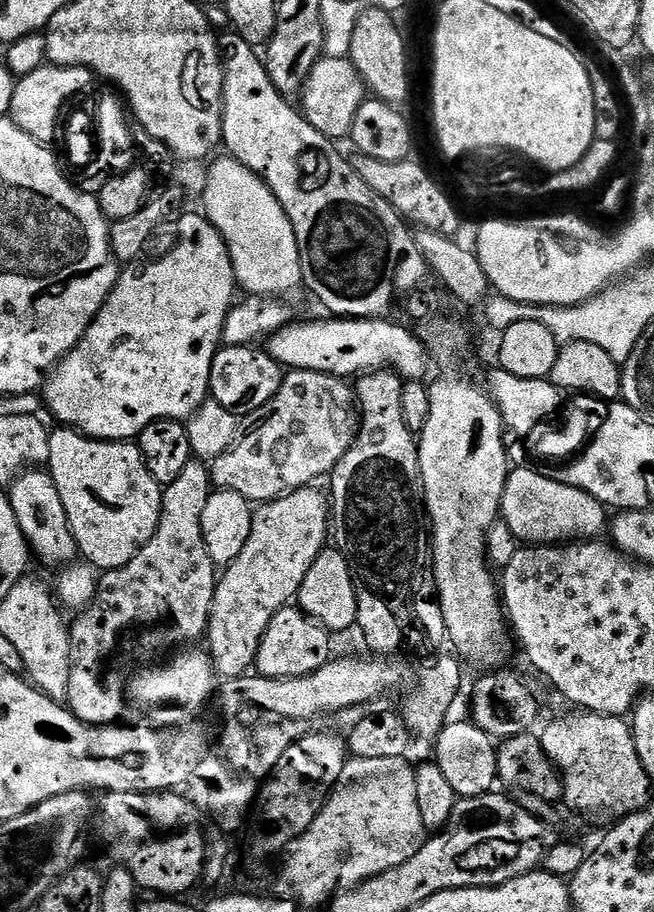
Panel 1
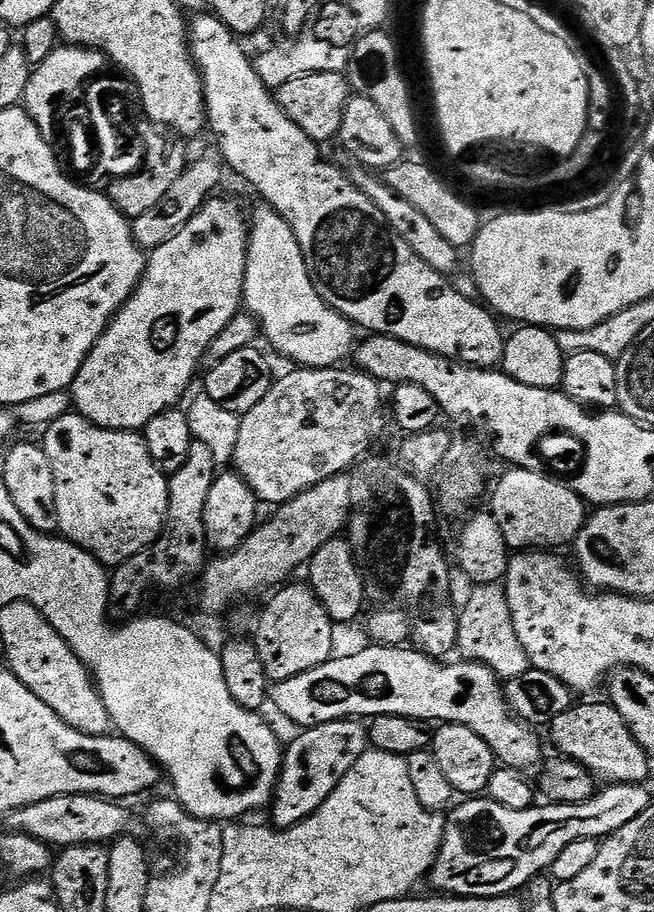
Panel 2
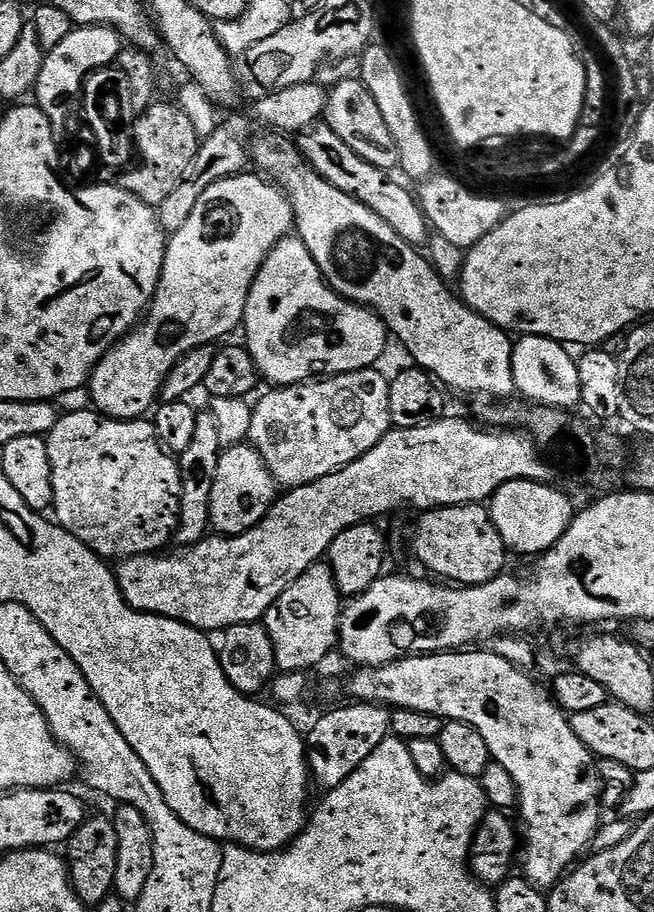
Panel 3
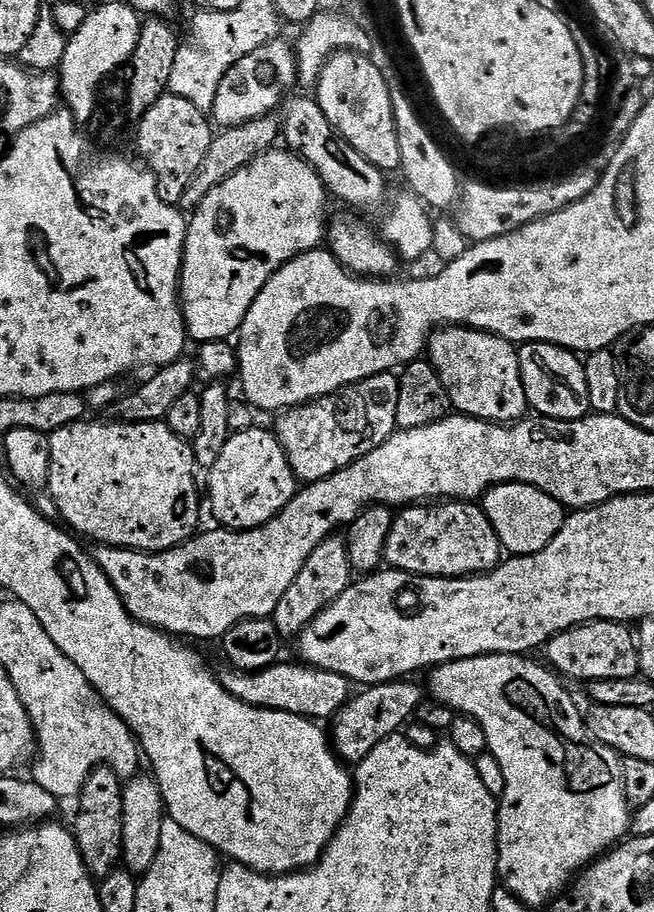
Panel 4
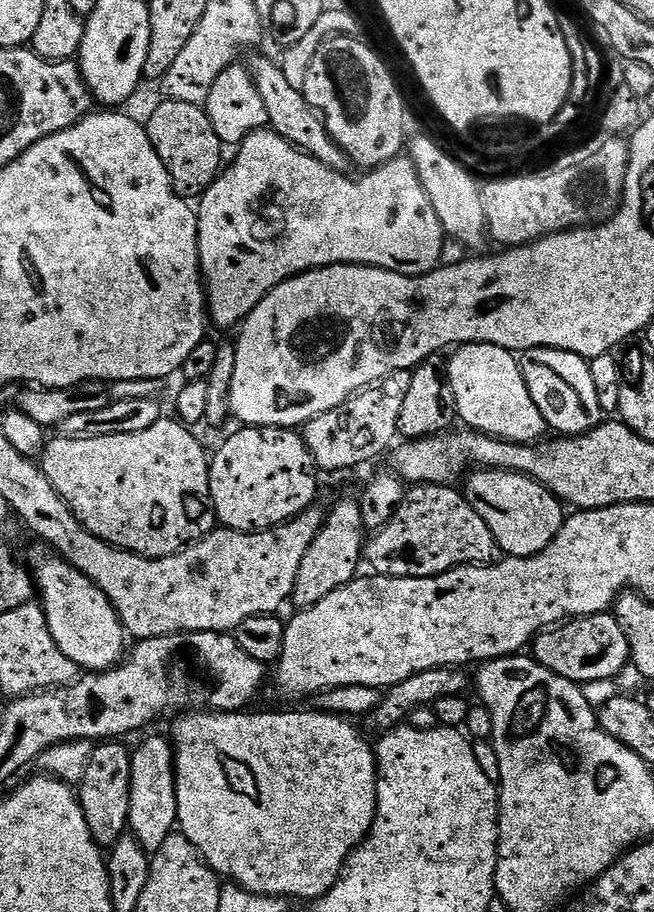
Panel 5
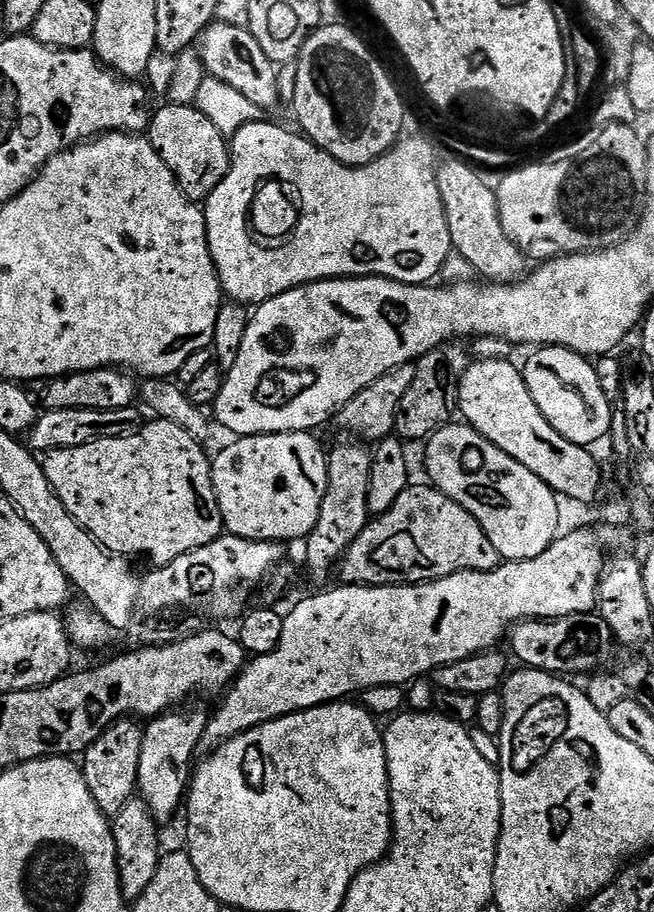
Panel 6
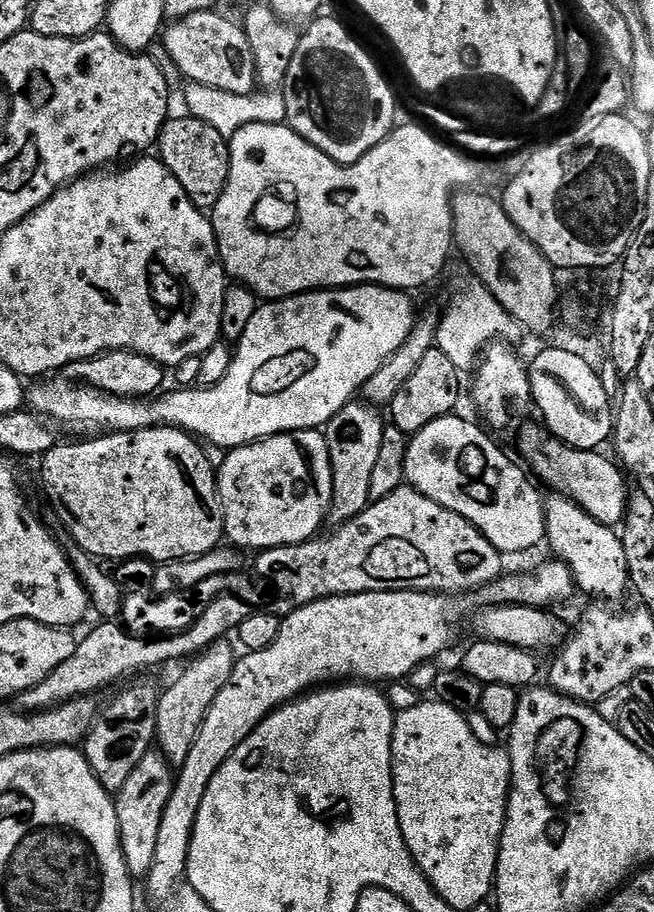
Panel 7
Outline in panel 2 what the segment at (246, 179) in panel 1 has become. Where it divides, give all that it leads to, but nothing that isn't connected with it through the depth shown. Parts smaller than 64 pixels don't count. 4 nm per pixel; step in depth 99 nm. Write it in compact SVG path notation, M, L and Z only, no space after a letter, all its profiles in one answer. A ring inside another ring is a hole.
M259 207L250 212L243 307L256 317L263 339L265 336L274 351L293 360L293 365L305 368L343 365L358 343L357 329L314 290L294 230L272 208Z

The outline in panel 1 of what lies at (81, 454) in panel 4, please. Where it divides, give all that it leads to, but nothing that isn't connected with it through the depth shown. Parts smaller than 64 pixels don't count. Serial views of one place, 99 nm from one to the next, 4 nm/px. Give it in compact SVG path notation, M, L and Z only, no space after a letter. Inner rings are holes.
M67 426L53 427L48 441L50 454L46 471L52 475L62 506L66 506L66 518L74 534L77 553L93 568L104 572L126 566L126 562L130 562L130 558L134 558L138 550L150 542L150 538L154 538L160 517L162 485L153 478L150 470L146 470L139 447L132 442L94 440Z

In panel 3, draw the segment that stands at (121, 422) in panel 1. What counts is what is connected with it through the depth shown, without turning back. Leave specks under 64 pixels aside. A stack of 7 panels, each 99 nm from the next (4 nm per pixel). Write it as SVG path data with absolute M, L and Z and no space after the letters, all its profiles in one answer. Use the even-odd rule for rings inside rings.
M248 175L231 176L214 182L214 186L210 186L210 190L198 198L198 206L194 206L194 211L190 213L190 219L182 226L182 230L168 236L168 249L160 281L142 322L112 345L92 371L92 379L87 383L92 392L91 407L101 416L115 420L139 420L147 417L160 400L160 391L170 370L174 370L182 357L198 346L215 345L216 340L230 335L235 328L237 331L243 325L248 291L252 288L262 262L266 262L268 252L274 250L280 240L285 240L294 228L292 207L283 191L263 175Z

